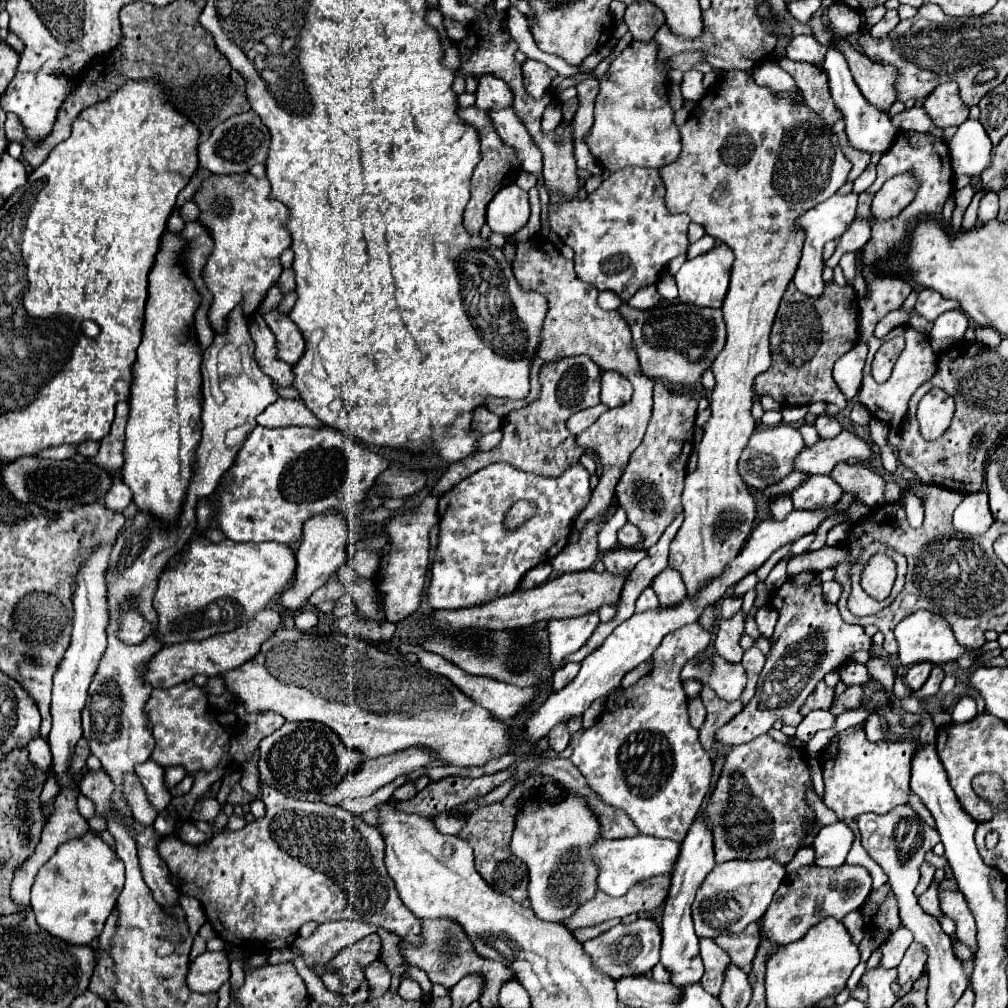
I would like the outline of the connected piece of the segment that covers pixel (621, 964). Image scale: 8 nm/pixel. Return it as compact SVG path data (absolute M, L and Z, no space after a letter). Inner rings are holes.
M638 918L632 924L618 924L610 928L608 932L592 940L586 940L582 946L584 946L584 952L592 958L594 968L616 980L622 976L648 974L660 960L660 942L662 942L662 936L660 936L660 928L656 926L656 922L650 918ZM630 928L632 928L632 934L630 934Z

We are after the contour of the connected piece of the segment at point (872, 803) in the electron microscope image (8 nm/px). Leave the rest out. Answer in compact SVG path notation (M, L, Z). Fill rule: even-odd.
M860 728L840 732L822 752L822 774L826 784L824 804L842 820L852 820L864 812L886 814L900 804L908 804L910 766L916 750L918 744L908 740L872 744Z

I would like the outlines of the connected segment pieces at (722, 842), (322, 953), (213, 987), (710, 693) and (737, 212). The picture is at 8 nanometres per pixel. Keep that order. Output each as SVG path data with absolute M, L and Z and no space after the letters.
M768 734L758 736L746 744L734 746L724 762L716 788L710 794L710 800L702 812L706 826L712 830L714 838L714 860L716 864L728 860L760 860L772 858L778 864L786 866L800 844L808 836L808 822L814 822L814 810L806 800L806 792L812 790L810 768L806 766L808 752L806 748L796 748L790 744L780 744Z
M334 920L320 924L310 938L298 938L294 946L304 954L308 966L324 966L328 958L334 958L344 946L374 934L376 926L356 920Z
M204 952L196 956L188 966L186 984L192 992L218 992L218 988L230 978L230 960L224 952Z
M704 686L704 688L702 688L700 698L702 698L702 702L704 702L704 706L706 706L706 712L708 712L708 714L706 714L706 720L704 720L702 728L700 728L700 742L702 742L704 750L710 754L710 758L714 760L714 758L716 758L716 754L714 754L714 750L712 750L714 732L716 732L718 728L722 728L726 722L730 722L738 712L742 712L744 704L742 704L740 700L736 700L736 702L720 700L710 686Z
M730 70L706 90L702 100L690 112L686 124L680 126L680 156L660 170L666 186L666 206L670 210L688 214L692 222L702 224L708 236L722 240L736 256L730 288L722 304L728 338L724 350L712 364L716 378L716 386L710 396L712 414L704 424L704 438L696 446L698 468L686 476L686 488L682 494L684 524L670 544L670 566L682 574L688 596L696 594L702 584L708 584L708 580L718 576L740 552L748 534L752 532L756 504L748 486L744 486L738 474L738 458L756 428L756 422L750 414L754 400L754 378L770 366L770 330L780 300L798 268L806 238L796 224L796 218L800 218L800 214L812 206L834 196L852 170L852 164L842 154L832 126L828 126L820 114L812 112L804 102L780 98L776 92L760 88L750 76L750 70Z

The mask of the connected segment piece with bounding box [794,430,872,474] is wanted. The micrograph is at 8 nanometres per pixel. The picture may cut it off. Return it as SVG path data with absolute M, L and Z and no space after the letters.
M842 430L836 438L818 440L810 448L804 446L794 462L794 472L802 474L830 474L832 468L856 456L858 462L868 462L872 458L872 448L848 430Z

